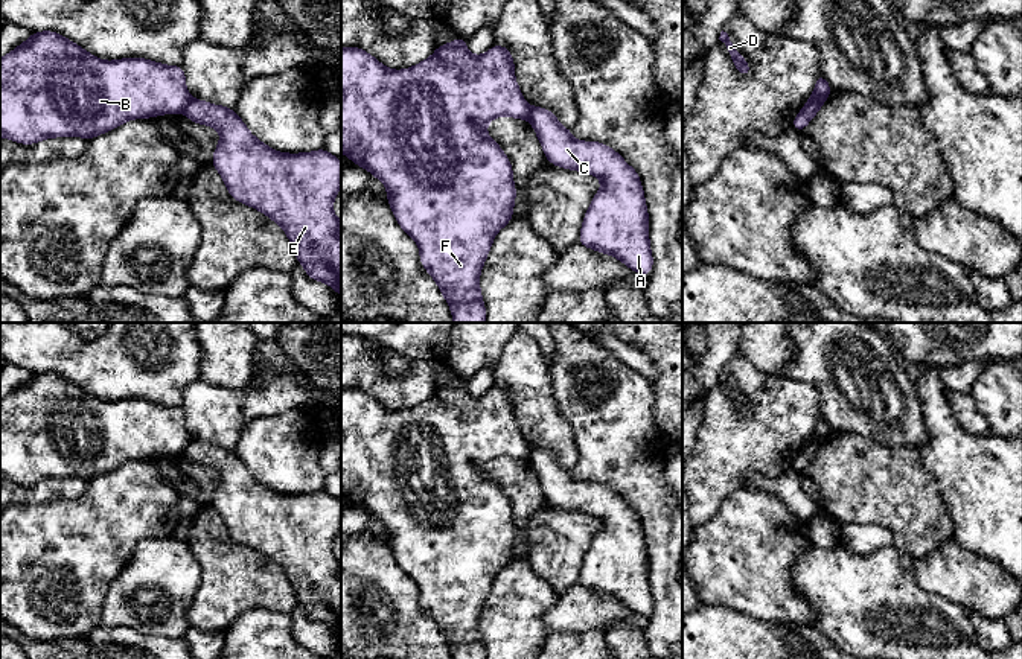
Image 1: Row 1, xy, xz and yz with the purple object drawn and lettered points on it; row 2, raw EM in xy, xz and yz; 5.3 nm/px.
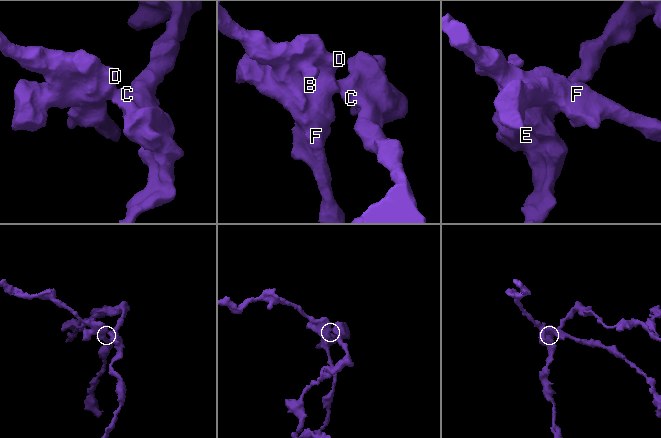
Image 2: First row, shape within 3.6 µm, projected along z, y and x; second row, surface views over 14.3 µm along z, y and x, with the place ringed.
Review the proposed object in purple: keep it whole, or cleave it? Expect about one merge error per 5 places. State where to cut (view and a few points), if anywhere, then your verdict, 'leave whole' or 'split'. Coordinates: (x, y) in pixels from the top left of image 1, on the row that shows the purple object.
cut yz (827, 95), (808, 102); split

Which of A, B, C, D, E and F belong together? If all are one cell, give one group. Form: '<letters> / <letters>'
A C E / B D F

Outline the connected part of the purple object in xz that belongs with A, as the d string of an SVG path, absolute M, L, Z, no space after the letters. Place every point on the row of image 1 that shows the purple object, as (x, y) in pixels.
M530 107L529 120L548 163L591 174L602 181L583 216L579 244L611 254L647 277L653 257L644 190L637 170L608 145L576 140L571 129L562 126L547 108Z

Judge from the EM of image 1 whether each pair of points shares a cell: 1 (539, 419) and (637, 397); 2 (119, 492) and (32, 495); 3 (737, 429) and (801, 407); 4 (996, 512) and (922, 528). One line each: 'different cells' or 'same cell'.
1: different cells
2: different cells
3: same cell
4: different cells

